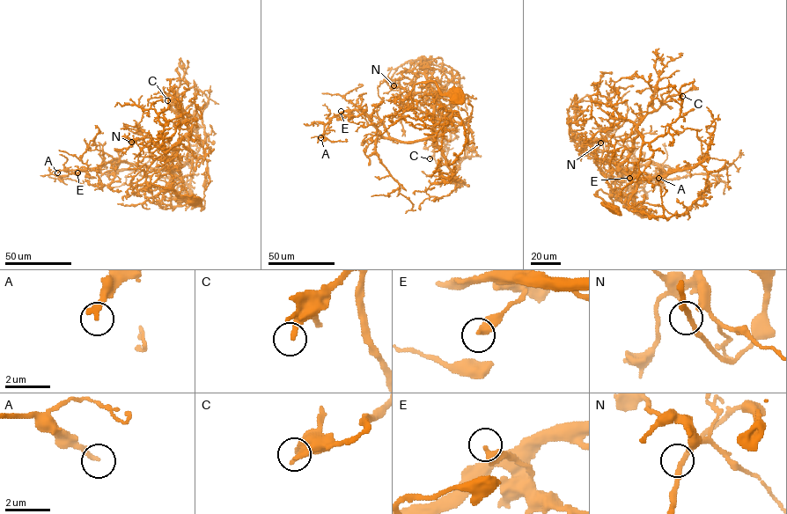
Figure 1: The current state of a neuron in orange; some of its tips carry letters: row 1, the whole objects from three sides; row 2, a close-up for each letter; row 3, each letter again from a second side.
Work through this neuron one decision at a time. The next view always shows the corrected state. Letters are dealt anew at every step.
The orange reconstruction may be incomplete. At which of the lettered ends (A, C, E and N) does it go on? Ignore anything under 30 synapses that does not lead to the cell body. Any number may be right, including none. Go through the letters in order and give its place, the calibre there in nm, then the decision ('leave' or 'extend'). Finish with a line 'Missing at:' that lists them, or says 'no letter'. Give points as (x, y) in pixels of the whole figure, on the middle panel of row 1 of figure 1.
A: place (320, 137); calibre 240 nm; extend
C: place (430, 158); calibre 240 nm; leave
E: place (341, 111); calibre 400 nm; leave
N: place (393, 85); calibre 190 nm; leave
Missing at: A

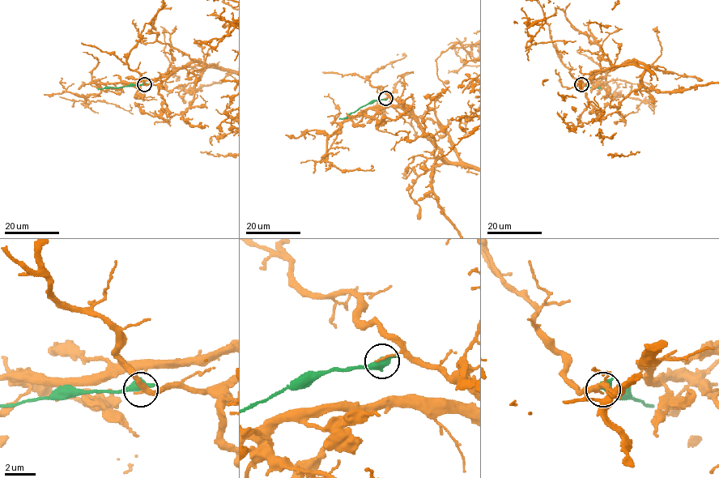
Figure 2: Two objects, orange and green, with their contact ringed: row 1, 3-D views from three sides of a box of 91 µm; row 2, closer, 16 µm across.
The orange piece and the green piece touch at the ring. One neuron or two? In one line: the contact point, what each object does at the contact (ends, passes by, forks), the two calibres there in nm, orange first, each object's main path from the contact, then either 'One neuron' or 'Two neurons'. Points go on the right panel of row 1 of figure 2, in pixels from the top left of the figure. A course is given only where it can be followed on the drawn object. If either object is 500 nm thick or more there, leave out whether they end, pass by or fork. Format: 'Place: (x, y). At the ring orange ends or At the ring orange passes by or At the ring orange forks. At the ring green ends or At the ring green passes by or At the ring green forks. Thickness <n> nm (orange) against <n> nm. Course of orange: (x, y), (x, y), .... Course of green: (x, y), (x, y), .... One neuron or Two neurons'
Place: (581, 84). Thickness 130 nm (orange) against 600 nm. Course of green: (582, 84), (602, 89). Two neurons

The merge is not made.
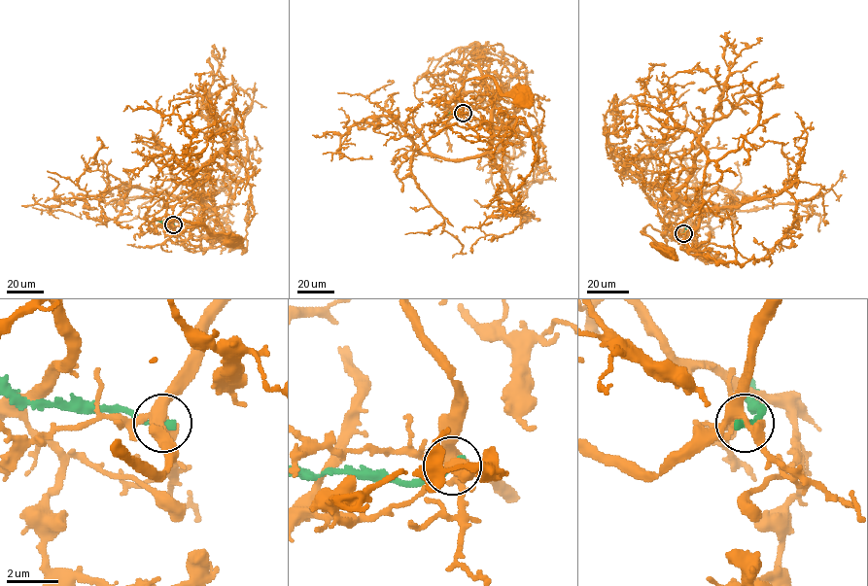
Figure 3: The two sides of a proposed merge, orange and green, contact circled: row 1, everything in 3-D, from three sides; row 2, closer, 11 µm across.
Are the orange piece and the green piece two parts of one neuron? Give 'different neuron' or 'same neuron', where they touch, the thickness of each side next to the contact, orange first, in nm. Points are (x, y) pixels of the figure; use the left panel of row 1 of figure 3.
different neuron; at (173, 224); 400 nm thick on the orange side, 320 nm on the other

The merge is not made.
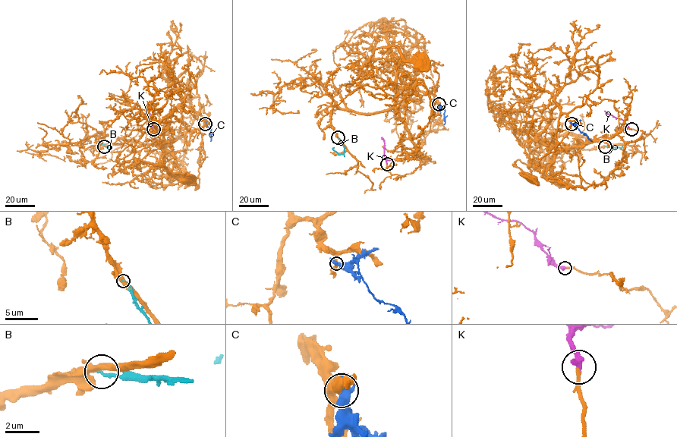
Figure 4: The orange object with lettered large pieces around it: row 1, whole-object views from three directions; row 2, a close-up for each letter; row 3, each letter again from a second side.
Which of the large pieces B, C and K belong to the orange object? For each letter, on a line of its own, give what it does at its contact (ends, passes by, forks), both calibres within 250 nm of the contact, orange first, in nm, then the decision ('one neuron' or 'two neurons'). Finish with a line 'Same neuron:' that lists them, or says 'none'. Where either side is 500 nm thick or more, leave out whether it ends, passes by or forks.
B: it ends there; 460 nm thick on the orange side, 130 nm on the other; two neurons
C: 400 nm thick on the orange side, 650 nm on the other; two neurons
K: it ends there; 220 nm thick on the orange side, 360 nm on the other; one neuron
Same neuron: K

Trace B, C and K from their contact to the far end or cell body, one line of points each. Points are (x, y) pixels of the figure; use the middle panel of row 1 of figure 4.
B: (338, 137), (344, 152), (338, 154), (334, 147)
C: (439, 104), (445, 110), (444, 124)
K: (387, 164), (382, 137)

